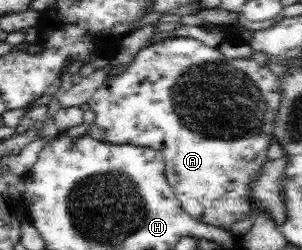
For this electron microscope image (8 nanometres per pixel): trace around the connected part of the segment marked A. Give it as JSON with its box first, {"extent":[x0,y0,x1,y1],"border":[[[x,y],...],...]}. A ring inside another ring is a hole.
{"extent":[86,37,281,231],"border":[[[191,37],[166,38],[142,47],[129,65],[124,66],[118,74],[107,78],[103,86],[95,91],[93,97],[86,103],[89,105],[89,109],[95,113],[95,119],[93,123],[88,125],[86,134],[93,139],[109,144],[131,144],[159,150],[165,160],[166,171],[164,175],[167,177],[168,183],[175,193],[175,198],[181,204],[183,211],[191,217],[191,220],[205,223],[211,227],[223,227],[223,230],[230,231],[233,223],[239,223],[246,219],[253,220],[256,216],[256,211],[253,209],[256,205],[254,193],[251,191],[262,177],[265,163],[269,161],[267,151],[269,151],[269,146],[274,143],[272,128],[275,127],[275,115],[279,113],[281,103],[280,80],[280,76],[271,72],[267,66],[260,65],[253,58],[249,60],[229,59],[223,56],[218,47],[209,47],[202,41]]]}

